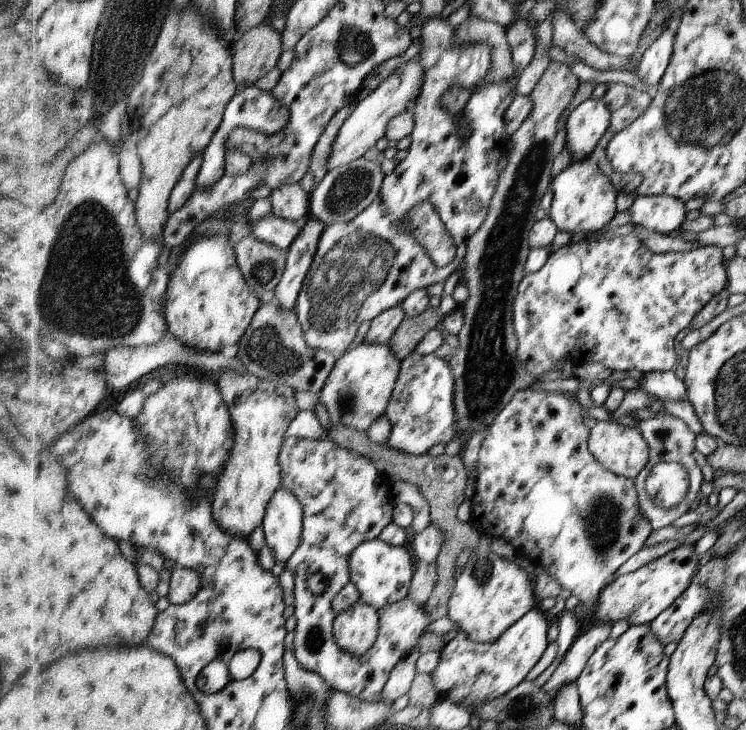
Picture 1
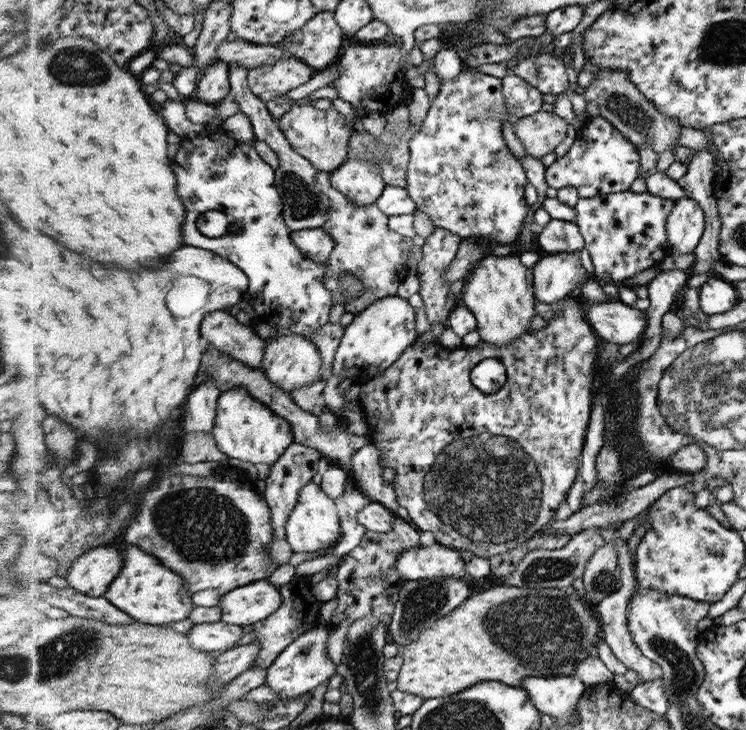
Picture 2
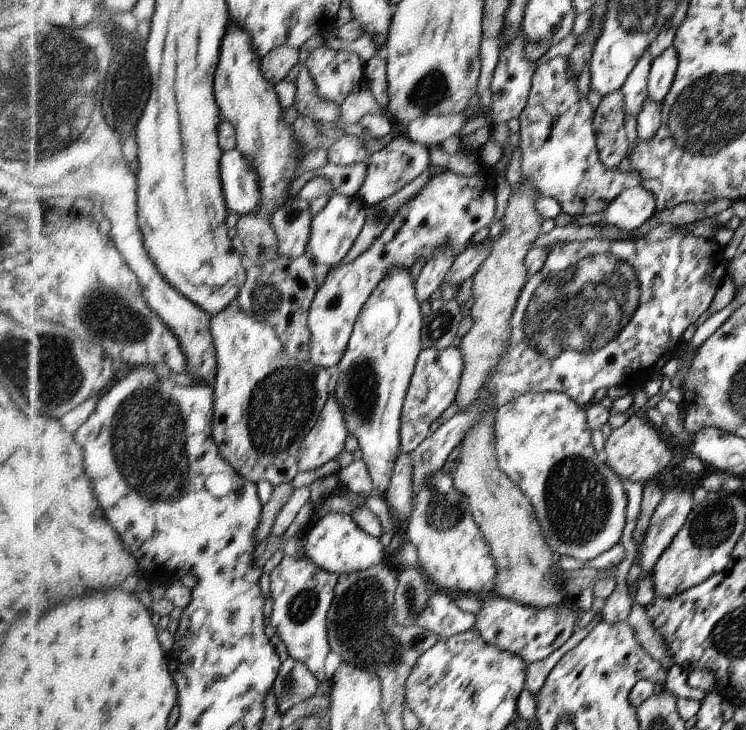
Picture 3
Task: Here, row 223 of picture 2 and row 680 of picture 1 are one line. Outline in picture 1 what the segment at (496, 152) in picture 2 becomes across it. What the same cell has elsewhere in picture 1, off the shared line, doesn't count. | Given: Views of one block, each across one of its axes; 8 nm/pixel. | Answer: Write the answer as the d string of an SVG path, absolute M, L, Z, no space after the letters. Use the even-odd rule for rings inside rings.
M538 607L527 612L494 644L481 643L472 640L464 632L458 632L439 652L440 664L431 672L434 688L441 694L441 699L450 700L452 704L474 713L480 704L492 702L494 698L508 694L514 686L520 684L548 648L548 622L544 618L546 614L540 612L542 610L538 610Z

